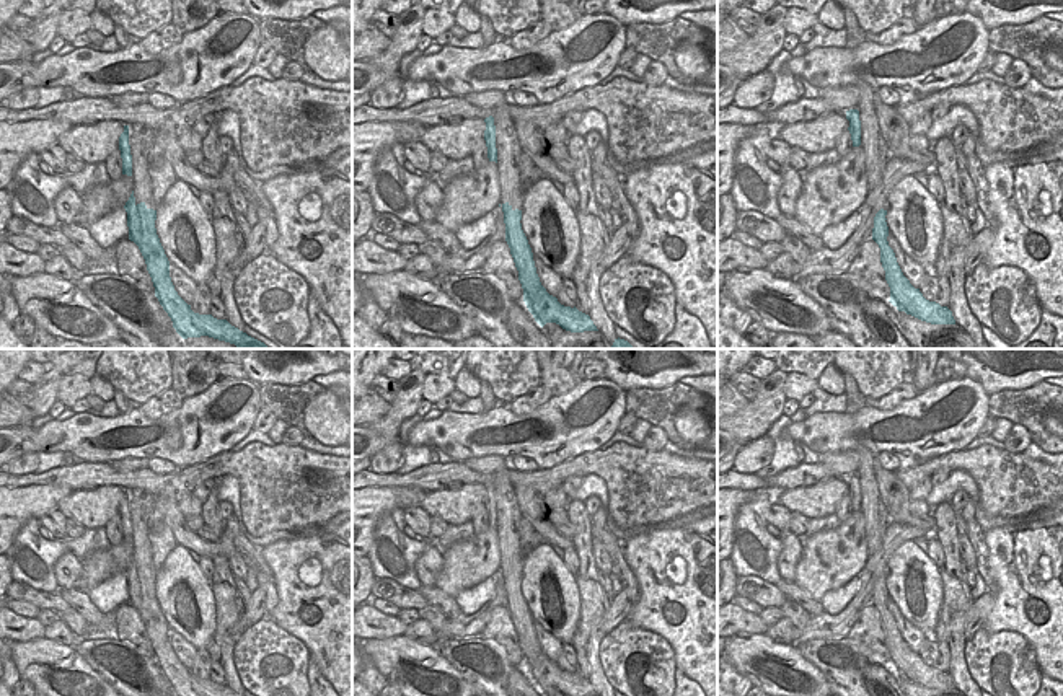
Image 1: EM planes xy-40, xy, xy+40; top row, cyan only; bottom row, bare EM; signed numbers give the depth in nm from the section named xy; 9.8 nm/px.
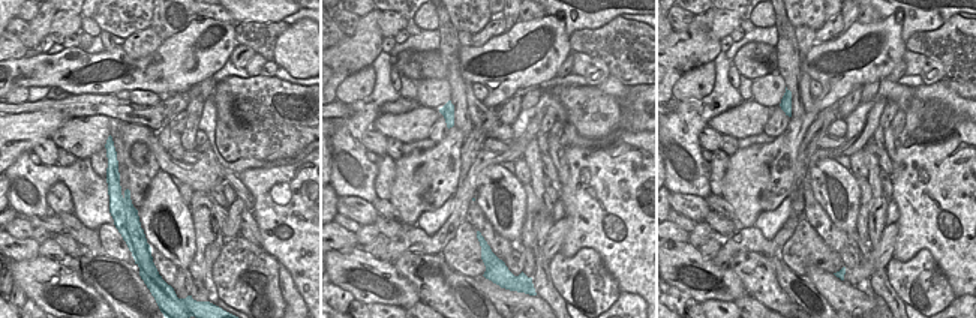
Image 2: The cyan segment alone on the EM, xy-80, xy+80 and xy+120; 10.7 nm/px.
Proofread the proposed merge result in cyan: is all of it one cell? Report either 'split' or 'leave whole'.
split

